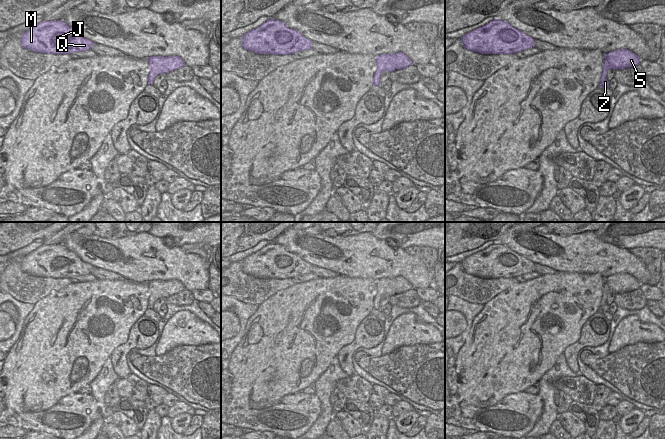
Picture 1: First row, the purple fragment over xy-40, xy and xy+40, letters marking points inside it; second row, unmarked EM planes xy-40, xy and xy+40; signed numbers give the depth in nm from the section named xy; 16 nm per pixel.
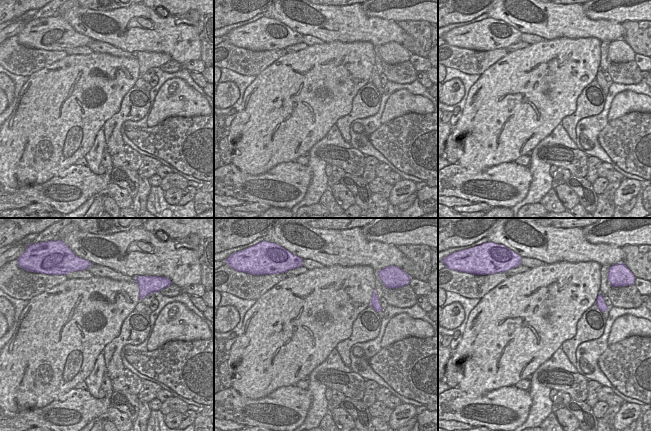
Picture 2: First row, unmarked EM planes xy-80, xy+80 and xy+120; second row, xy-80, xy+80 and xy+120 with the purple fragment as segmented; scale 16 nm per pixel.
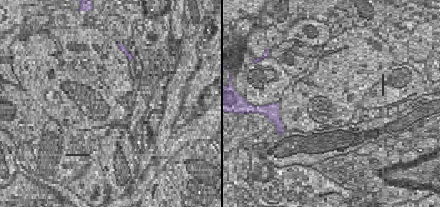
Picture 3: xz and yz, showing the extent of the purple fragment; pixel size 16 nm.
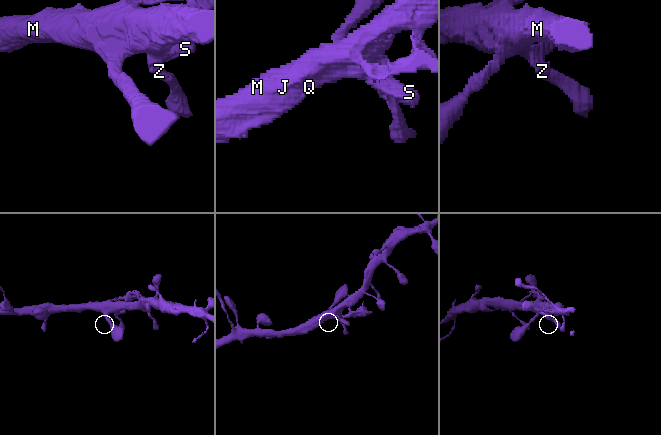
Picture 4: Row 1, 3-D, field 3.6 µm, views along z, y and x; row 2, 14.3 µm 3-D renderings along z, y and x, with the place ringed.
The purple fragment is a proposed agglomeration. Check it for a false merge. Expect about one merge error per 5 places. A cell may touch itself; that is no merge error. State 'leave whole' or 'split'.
leave whole

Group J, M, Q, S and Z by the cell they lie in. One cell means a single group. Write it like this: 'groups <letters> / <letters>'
groups J M Q S Z

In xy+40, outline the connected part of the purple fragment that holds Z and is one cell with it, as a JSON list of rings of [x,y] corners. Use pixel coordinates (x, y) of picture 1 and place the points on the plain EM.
[[[618,273],[607,277],[603,287],[600,311],[609,312],[609,305],[606,302],[608,293],[620,294],[631,292],[639,289],[640,286],[641,283],[628,273]]]

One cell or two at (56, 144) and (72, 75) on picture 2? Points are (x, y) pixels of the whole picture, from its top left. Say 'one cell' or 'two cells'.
one cell

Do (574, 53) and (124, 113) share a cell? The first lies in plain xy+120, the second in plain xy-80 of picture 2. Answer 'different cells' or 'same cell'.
different cells

